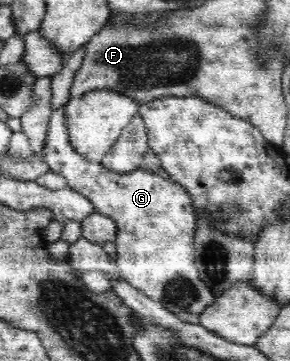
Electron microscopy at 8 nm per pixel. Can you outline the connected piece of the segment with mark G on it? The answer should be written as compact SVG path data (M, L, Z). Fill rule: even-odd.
M65 107L53 110L47 129L47 141L45 141L44 159L48 163L51 172L57 172L67 179L67 185L77 190L84 198L89 199L99 214L107 215L117 224L115 243L117 246L115 263L119 268L122 279L127 280L135 289L141 291L146 297L153 299L165 309L177 314L179 311L198 313L205 311L216 299L214 292L199 277L195 267L194 235L196 230L196 213L192 205L189 192L171 181L164 179L157 173L148 172L139 168L126 173L113 172L103 164L94 163L84 159L69 142L67 132L67 118Z

